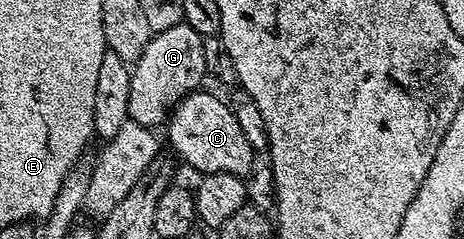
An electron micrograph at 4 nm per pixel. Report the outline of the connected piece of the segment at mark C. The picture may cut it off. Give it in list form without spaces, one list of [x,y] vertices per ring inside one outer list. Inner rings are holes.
[[[195,91],[174,106],[165,126],[170,136],[170,145],[179,153],[181,160],[196,167],[204,174],[227,173],[246,179],[256,164],[253,147],[240,131],[236,115],[232,115],[229,104],[214,93]]]

